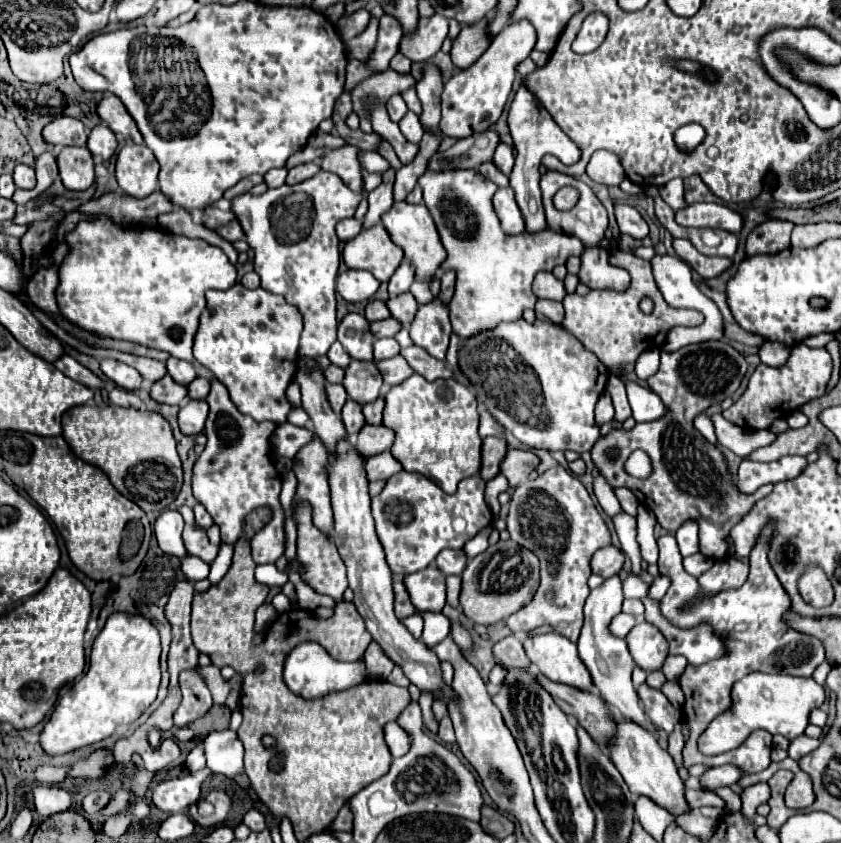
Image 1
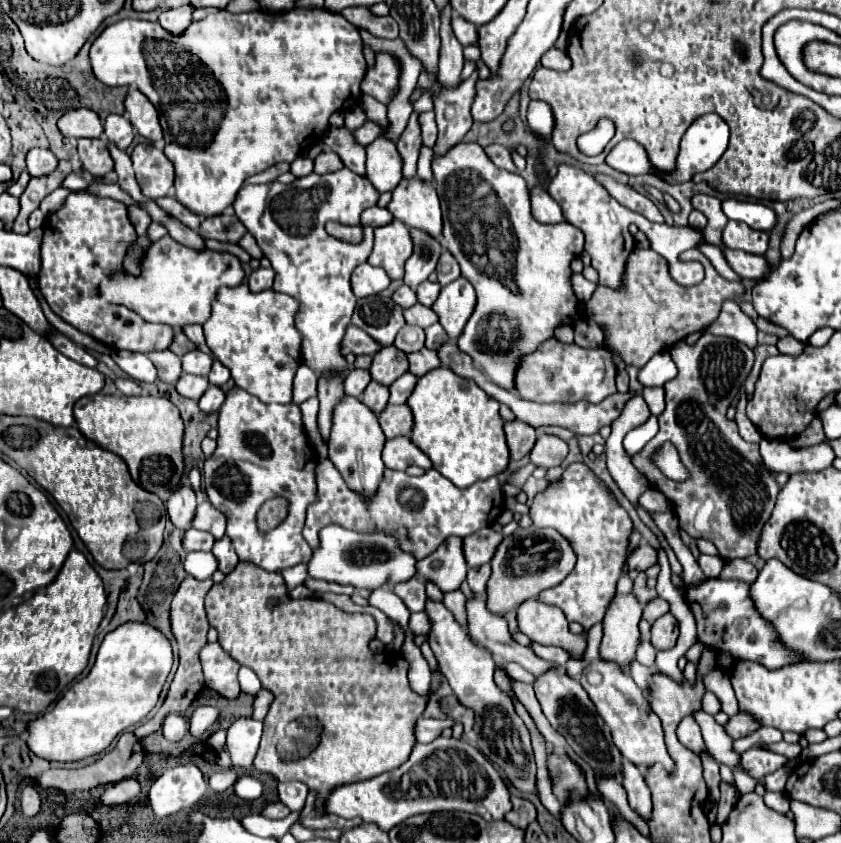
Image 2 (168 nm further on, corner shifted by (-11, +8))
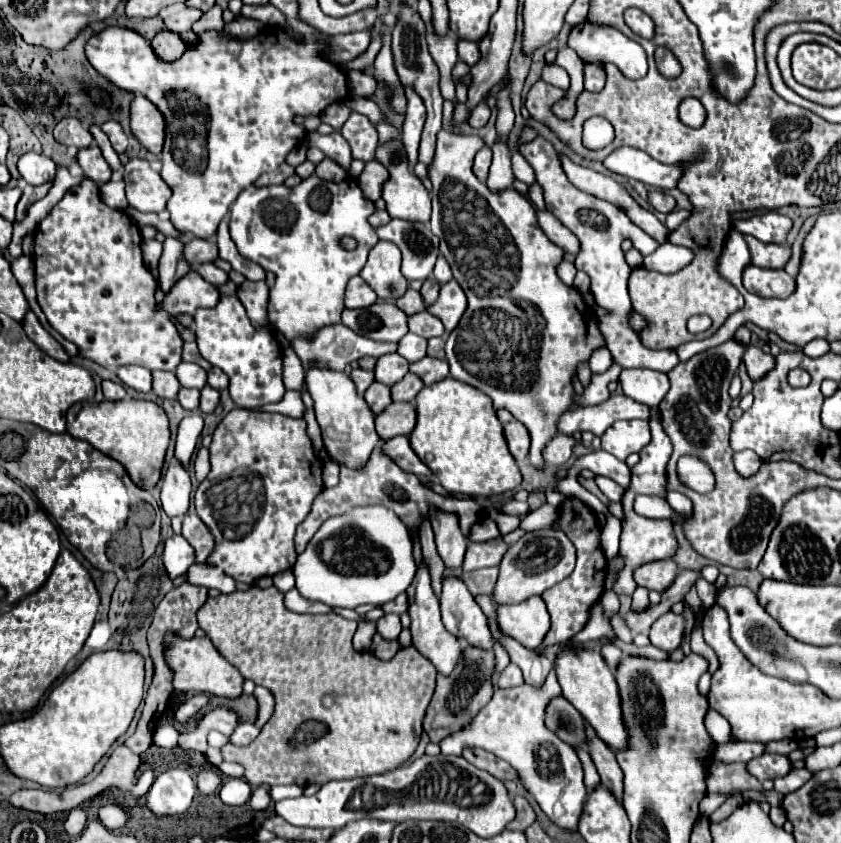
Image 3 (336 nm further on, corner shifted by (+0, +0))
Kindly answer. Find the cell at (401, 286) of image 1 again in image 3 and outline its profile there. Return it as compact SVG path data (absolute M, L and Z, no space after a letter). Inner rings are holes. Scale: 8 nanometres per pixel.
M395 218L377 228L377 236L399 246L403 254L401 272L409 282L431 276L439 254L439 238L431 232L429 224Z

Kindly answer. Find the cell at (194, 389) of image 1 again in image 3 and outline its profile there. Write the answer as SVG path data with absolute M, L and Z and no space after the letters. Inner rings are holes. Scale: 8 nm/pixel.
M211 368L209 372L209 386L213 386L215 390L225 390L229 386L229 378L223 370L219 368Z

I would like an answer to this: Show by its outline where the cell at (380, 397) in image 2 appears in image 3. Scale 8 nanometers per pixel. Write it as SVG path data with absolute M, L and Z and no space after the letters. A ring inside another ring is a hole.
M373 382L373 386L369 386L369 390L365 392L365 400L369 402L369 406L375 414L383 412L393 402L391 400L391 386L385 386L381 382Z

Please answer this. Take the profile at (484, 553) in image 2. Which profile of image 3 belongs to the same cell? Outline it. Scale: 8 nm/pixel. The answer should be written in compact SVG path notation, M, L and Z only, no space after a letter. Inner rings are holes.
M495 538L489 542L469 542L467 554L465 554L465 562L463 562L463 570L479 570L479 568L487 568L487 566L499 566L499 562L503 560L507 552L507 544L503 542L503 538Z

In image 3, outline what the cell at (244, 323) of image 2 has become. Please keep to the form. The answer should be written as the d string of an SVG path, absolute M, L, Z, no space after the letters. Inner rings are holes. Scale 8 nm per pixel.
M221 296L215 308L195 312L195 334L201 356L215 368L221 368L231 384L229 392L239 408L257 408L279 402L283 386L283 352L279 342L267 330L255 330L237 296Z

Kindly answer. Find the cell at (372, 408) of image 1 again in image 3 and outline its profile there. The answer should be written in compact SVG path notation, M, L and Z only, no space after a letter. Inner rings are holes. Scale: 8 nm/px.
M409 372L401 382L397 382L397 384L393 384L393 386L391 386L393 400L411 402L411 400L419 394L419 390L421 390L423 386L425 386L425 384L423 384L423 380L421 380L417 374Z

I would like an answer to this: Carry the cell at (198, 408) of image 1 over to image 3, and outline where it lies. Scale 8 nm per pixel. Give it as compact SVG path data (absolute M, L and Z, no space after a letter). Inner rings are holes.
M205 386L201 390L201 410L211 414L211 412L215 412L217 404L219 404L219 392L215 388L211 388L211 386Z

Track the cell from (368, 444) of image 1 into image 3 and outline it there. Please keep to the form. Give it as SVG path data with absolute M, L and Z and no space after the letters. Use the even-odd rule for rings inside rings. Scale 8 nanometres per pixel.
M393 402L375 418L377 434L383 440L389 440L399 434L405 434L405 436L411 434L415 422L417 422L417 410L413 402Z

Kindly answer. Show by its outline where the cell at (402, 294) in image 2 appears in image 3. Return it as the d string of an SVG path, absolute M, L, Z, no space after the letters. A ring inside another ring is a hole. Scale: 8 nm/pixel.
M411 288L405 292L405 296L401 296L397 300L397 306L401 306L401 310L405 310L405 314L409 314L409 316L413 316L417 312L423 312L427 308L421 294L417 290L411 290Z

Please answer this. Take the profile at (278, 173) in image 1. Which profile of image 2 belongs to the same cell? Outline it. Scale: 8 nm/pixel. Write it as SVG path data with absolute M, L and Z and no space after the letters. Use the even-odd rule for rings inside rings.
M296 158L292 164L290 164L290 172L300 178L300 176L306 176L312 172L312 160L310 158Z

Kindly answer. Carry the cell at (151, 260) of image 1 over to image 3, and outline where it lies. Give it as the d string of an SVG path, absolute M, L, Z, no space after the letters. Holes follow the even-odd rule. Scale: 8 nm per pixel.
M189 272L165 296L165 302L161 308L171 316L195 314L197 308L213 308L217 300L219 300L217 288L205 282L197 272Z

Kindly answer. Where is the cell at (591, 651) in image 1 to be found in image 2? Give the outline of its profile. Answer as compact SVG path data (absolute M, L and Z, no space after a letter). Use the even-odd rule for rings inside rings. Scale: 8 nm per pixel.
M634 592L616 594L604 614L600 658L606 662L616 662L624 672L630 670L636 658L636 648L642 642L638 622L642 616L642 604Z

